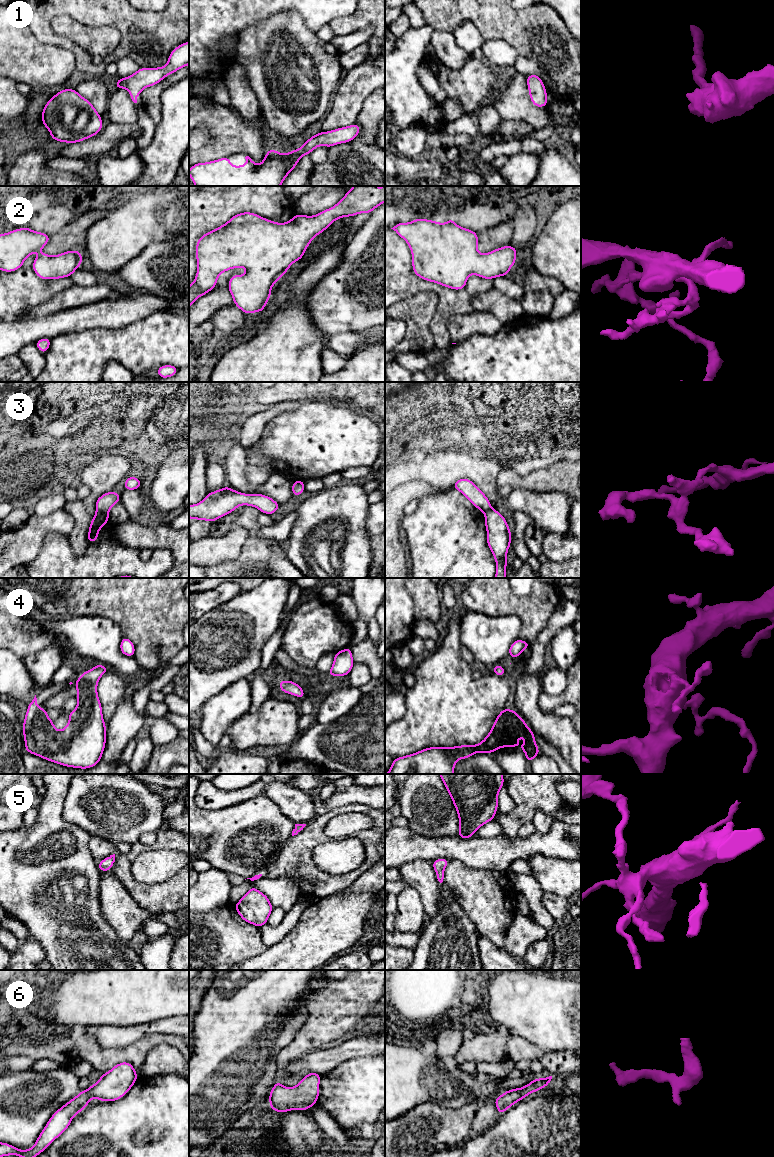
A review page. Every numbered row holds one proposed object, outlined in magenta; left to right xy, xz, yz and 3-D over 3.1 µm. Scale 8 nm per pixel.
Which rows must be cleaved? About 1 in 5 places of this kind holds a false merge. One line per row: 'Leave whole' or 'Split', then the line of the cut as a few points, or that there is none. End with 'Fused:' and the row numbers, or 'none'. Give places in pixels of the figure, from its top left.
1: Leave whole. No split
2: Leave whole. No split
3: Split. Split along xy (97, 510), (107, 512)
4: Leave whole. No split
5: Leave whole. No split
6: Leave whole. No split
Fused: 3

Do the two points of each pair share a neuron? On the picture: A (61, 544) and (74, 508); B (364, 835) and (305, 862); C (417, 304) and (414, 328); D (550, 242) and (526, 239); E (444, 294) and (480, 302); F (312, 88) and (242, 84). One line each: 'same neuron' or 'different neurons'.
A: different neurons
B: same neuron
C: same neuron
D: different neurons
E: different neurons
F: different neurons

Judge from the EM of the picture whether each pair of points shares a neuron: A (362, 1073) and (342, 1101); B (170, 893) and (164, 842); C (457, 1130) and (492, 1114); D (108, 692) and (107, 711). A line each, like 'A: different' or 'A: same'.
A: same
B: same
C: different
D: same

